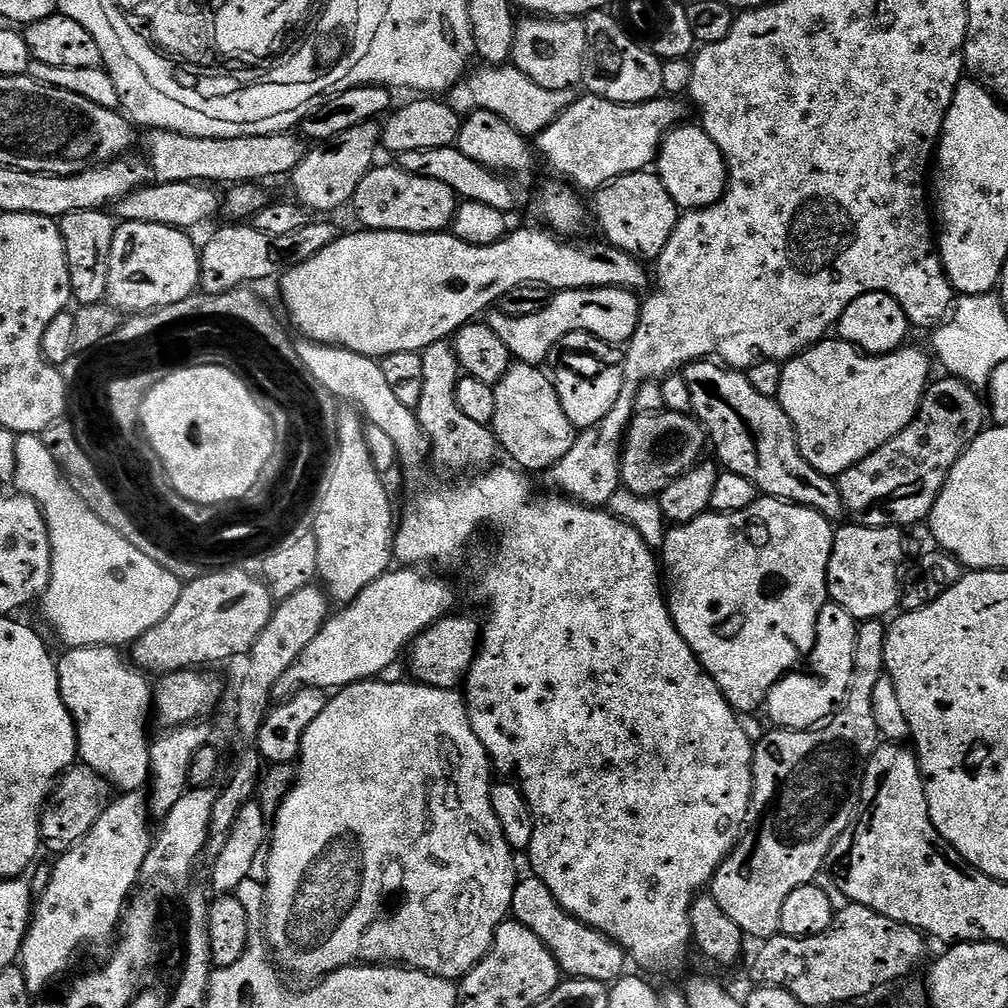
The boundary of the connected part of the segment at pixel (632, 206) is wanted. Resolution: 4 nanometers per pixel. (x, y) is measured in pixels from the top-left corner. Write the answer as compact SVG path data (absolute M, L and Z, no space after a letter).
M652 170L631 172L614 178L603 188L595 189L594 196L594 224L596 220L601 234L604 235L601 237L612 247L641 262L654 262L660 257L682 215L682 210L674 202L674 198L670 198L670 190L662 186L659 175Z

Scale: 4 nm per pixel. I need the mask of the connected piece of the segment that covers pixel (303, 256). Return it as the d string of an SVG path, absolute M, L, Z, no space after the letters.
M228 222L223 225L200 248L199 291L206 296L217 296L235 288L255 285L255 280L268 280L279 277L282 270L294 264L301 264L320 250L326 250L334 242L338 229L332 224L309 222L294 234L262 234L248 222Z

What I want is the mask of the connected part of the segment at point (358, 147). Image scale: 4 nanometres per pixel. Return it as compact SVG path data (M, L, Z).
M367 120L350 130L342 130L342 134L334 134L334 138L323 141L319 146L309 147L302 162L298 162L290 174L291 195L295 203L301 208L307 208L312 214L336 212L343 204L351 205L358 190L358 182L362 182L362 178L366 178L366 174L372 171L377 163L376 151L379 153L381 148L382 128L376 120Z

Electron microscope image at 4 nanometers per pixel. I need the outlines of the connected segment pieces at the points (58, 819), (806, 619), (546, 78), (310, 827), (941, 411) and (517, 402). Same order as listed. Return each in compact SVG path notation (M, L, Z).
M82 762L68 769L59 780L56 781L55 788L52 789L51 796L44 803L44 809L40 815L40 842L45 849L49 848L53 854L68 852L75 846L79 840L86 838L86 834L90 834L90 830L94 826L94 822L98 822L98 818L102 818L102 814L108 809L110 803L110 785L108 781L103 780L94 770L90 770L90 766L86 766Z
M758 498L746 510L737 512L713 512L711 510L699 516L692 524L677 524L669 527L664 533L662 549L662 572L666 577L666 599L672 615L674 626L682 638L694 650L698 662L714 678L714 682L722 690L722 694L735 708L737 713L752 714L765 707L768 695L779 680L784 679L797 667L800 659L811 657L812 647L816 645L816 627L818 614L822 606L829 603L828 599L828 567L832 553L833 521L826 519L813 508L804 508L801 504L789 504L787 500Z
M540 14L524 19L516 25L511 67L538 82L538 86L546 86L546 90L575 89L575 84L583 81L584 63L588 61L588 39L583 19L545 18Z
M380 678L339 689L329 699L326 710L322 710L306 729L298 757L298 775L274 813L276 821L273 819L270 824L264 902L268 913L266 935L271 959L285 973L316 976L312 978L323 978L357 964L375 964L415 968L418 972L428 972L453 982L463 980L490 950L498 925L509 919L518 879L517 857L506 842L506 834L502 834L502 826L498 826L498 818L494 818L494 806L490 806L493 783L492 760L486 746L478 742L474 726L470 726L468 702L459 691L431 688L415 682L386 684Z
M943 379L929 383L920 412L906 430L838 477L844 511L851 523L895 528L920 524L923 520L925 523L931 517L934 502L954 462L986 427L986 404L983 399L980 401L981 393L964 380Z
M513 363L502 379L494 385L496 390L494 418L490 425L496 443L509 456L511 463L525 473L547 473L574 446L578 430L566 418L553 377L535 364Z

